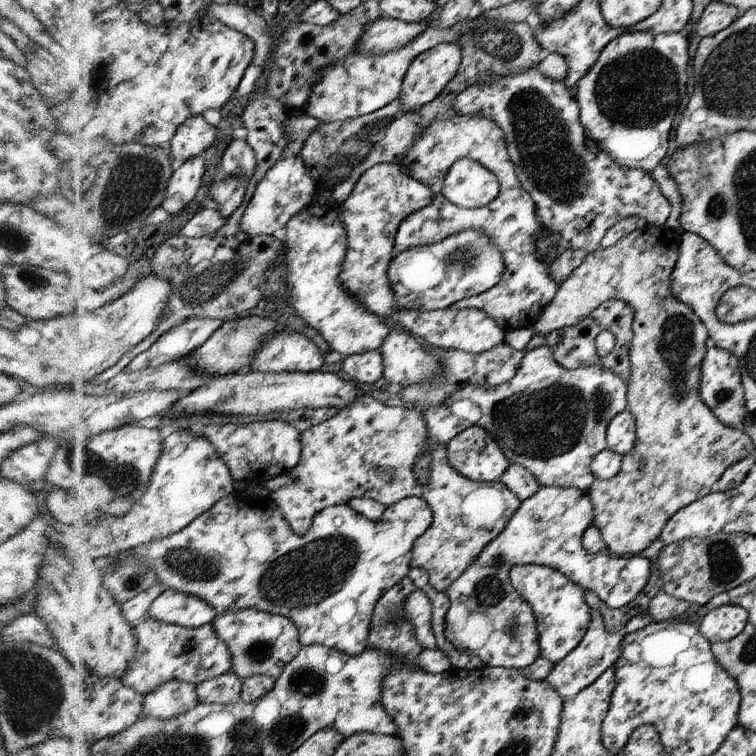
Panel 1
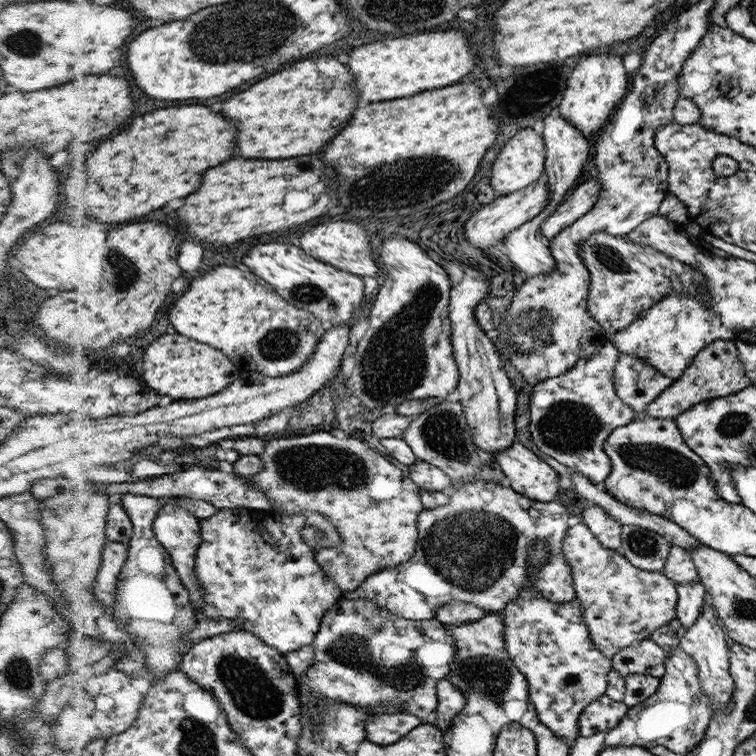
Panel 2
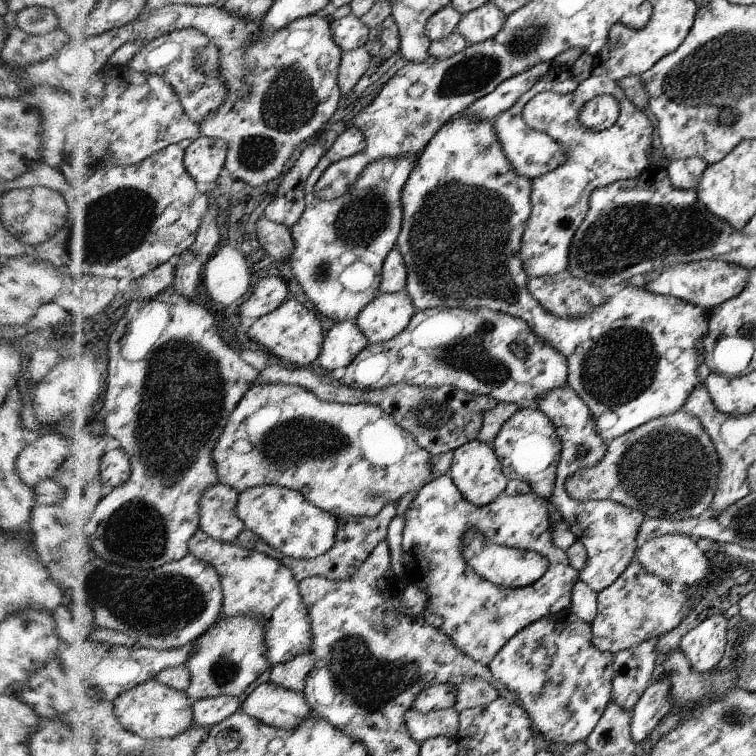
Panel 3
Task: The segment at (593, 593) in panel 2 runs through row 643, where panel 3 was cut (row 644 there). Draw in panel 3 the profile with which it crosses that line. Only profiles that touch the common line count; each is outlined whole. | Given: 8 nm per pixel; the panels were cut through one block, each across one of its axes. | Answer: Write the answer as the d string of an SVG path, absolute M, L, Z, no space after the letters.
M636 557L614 581L614 584L597 593L598 614L590 623L593 642L600 651L616 654L618 650L628 650L638 642L646 642L654 636L662 636L674 630L690 612L688 598L682 591L672 592L658 575L645 570Z

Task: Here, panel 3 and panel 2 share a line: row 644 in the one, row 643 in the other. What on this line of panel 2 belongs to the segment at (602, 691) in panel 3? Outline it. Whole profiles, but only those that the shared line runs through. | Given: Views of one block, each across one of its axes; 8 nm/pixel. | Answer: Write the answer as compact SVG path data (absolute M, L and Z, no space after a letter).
M533 586L522 590L520 596L501 611L497 611L506 624L506 649L513 661L529 681L529 698L540 719L554 735L566 739L570 746L580 737L579 717L598 698L605 697L609 688L609 673L613 671L613 659L598 650L592 633L585 622L584 608L574 598L572 602L557 604L542 598Z

